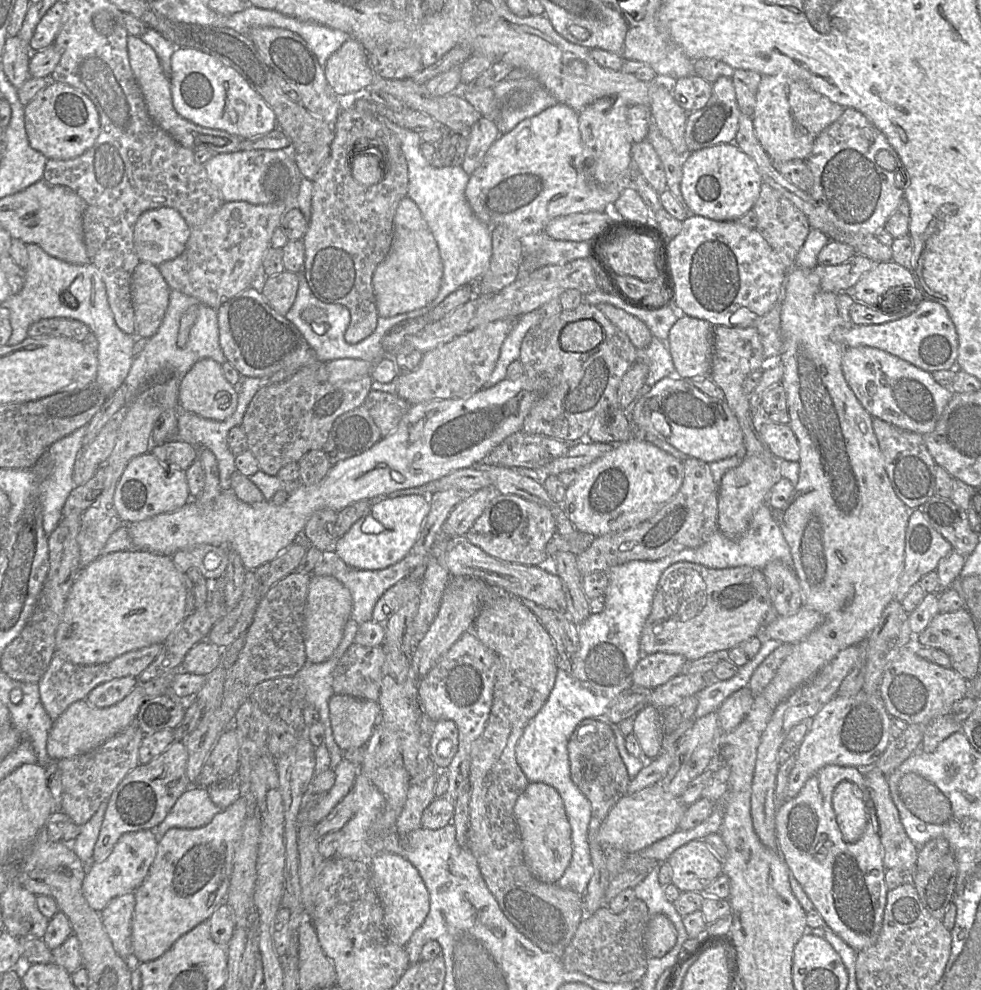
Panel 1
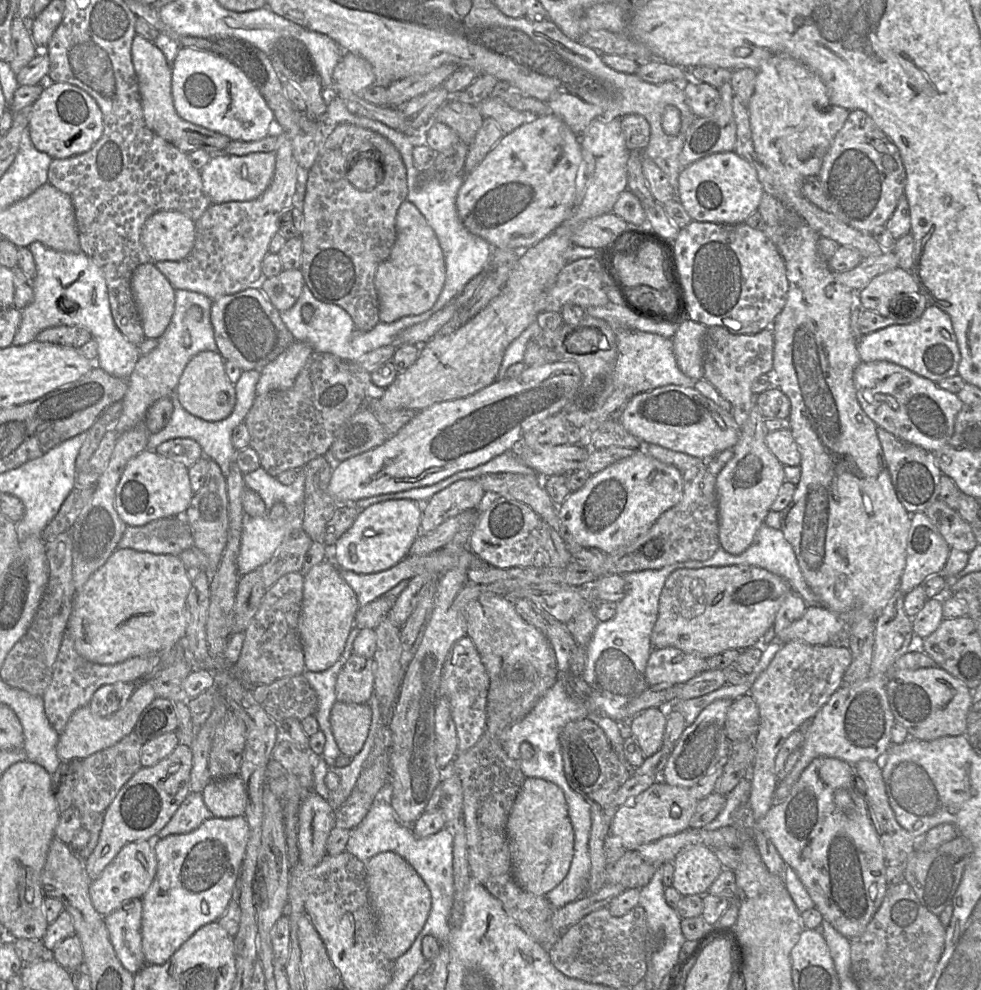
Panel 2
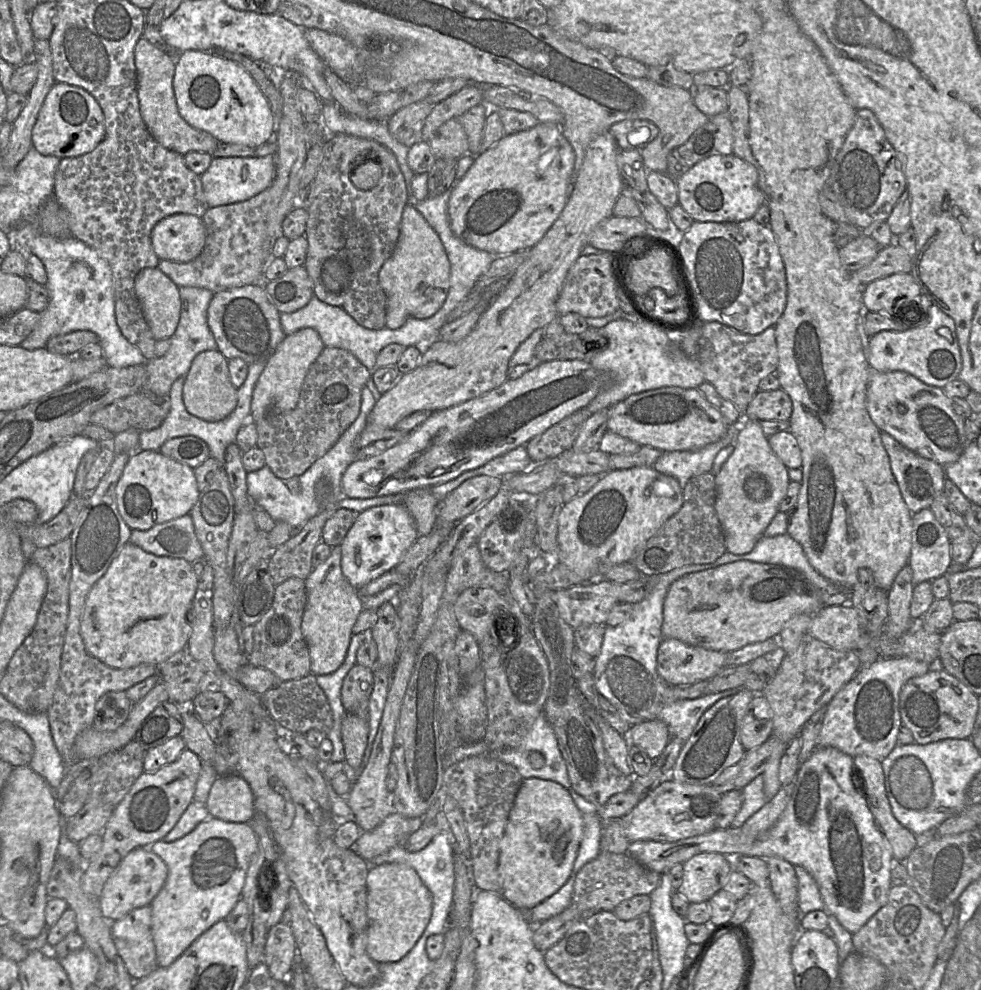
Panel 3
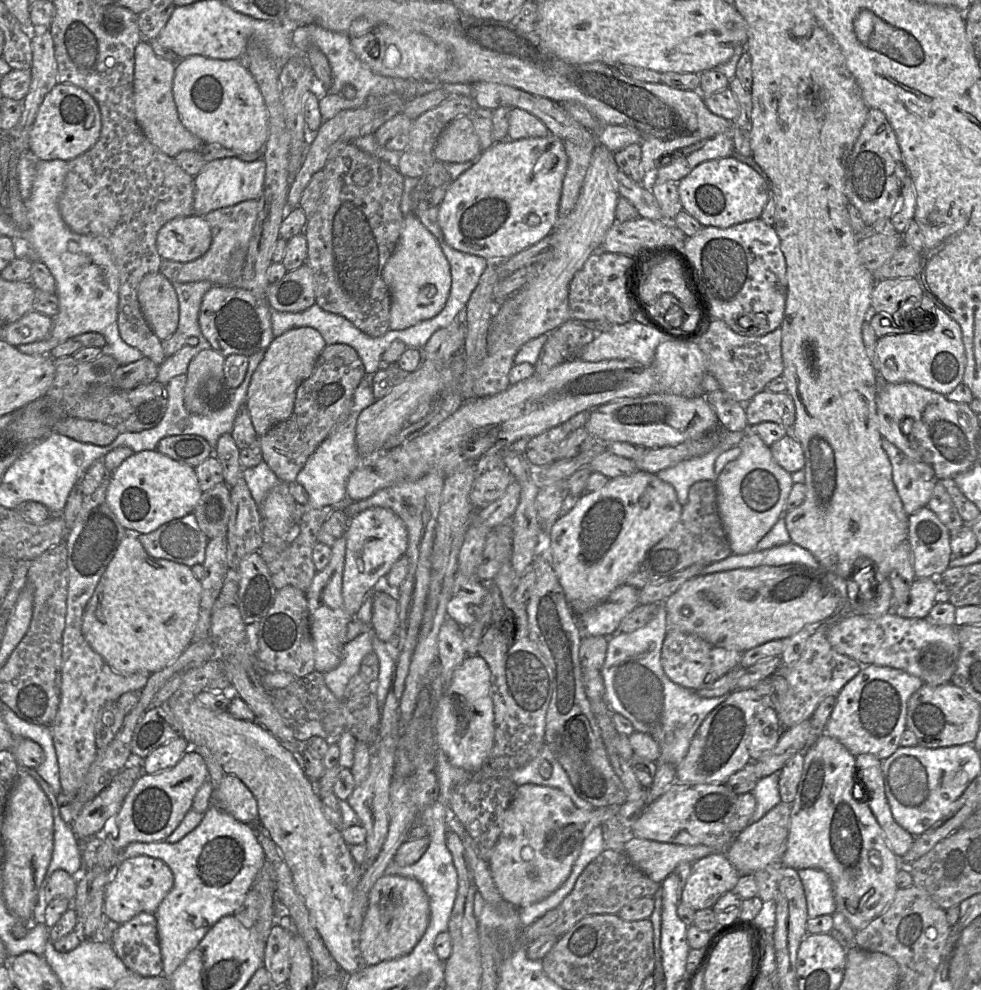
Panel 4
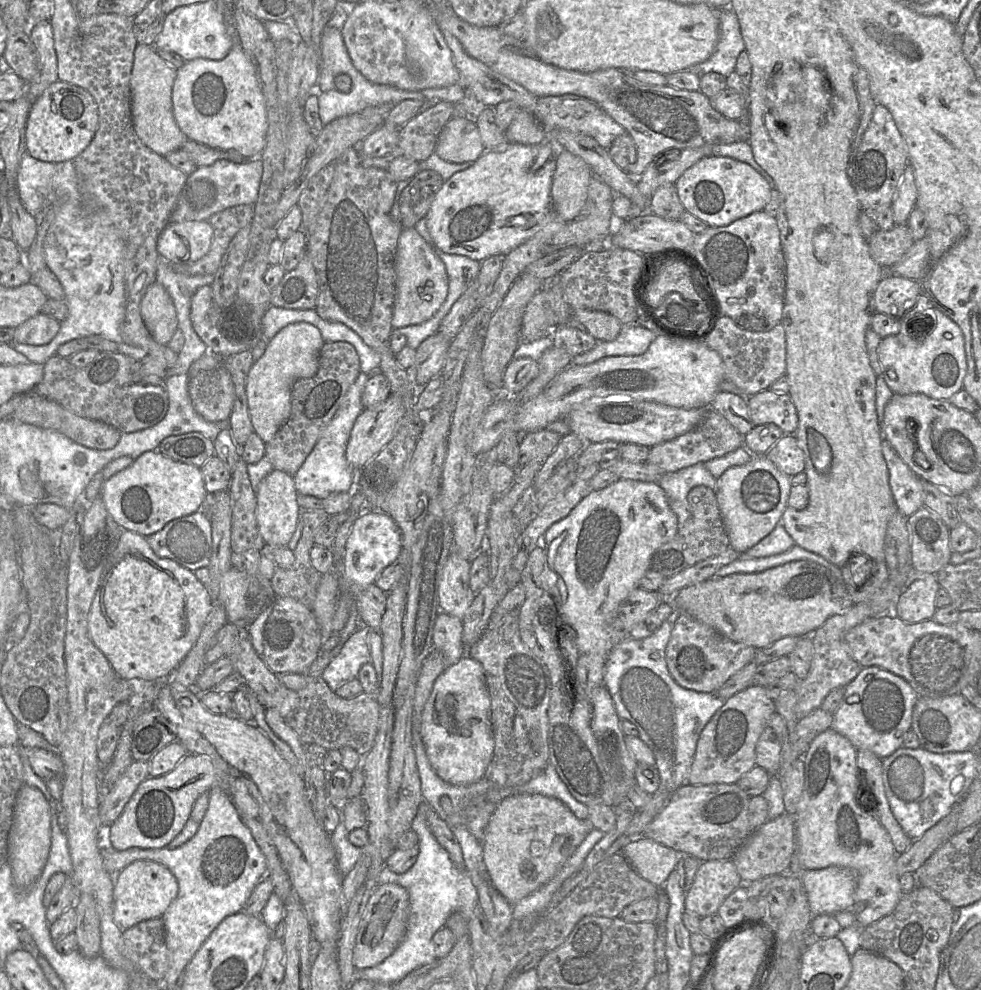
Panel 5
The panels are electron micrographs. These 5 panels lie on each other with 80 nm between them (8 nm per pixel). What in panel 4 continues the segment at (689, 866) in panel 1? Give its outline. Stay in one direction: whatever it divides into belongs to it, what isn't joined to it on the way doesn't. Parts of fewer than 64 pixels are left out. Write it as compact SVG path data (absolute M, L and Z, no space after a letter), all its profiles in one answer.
M724 852L709 854L692 863L681 902L695 911L712 908L723 894L732 891L739 875Z

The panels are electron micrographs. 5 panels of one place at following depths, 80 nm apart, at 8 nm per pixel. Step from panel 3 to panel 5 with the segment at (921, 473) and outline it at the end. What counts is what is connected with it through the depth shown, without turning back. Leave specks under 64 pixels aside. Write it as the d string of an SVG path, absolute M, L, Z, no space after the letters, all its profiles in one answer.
M883 439L881 449L896 507L905 517L910 517L924 506L921 479L905 464L887 440Z

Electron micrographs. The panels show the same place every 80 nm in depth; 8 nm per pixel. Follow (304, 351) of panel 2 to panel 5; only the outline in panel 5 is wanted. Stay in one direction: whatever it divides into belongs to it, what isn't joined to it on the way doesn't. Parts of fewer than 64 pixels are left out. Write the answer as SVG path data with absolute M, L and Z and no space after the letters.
M308 322L291 323L267 342L264 354L251 366L246 377L248 412L254 431L265 444L273 439L290 416L294 382L316 374L323 344L316 326Z

